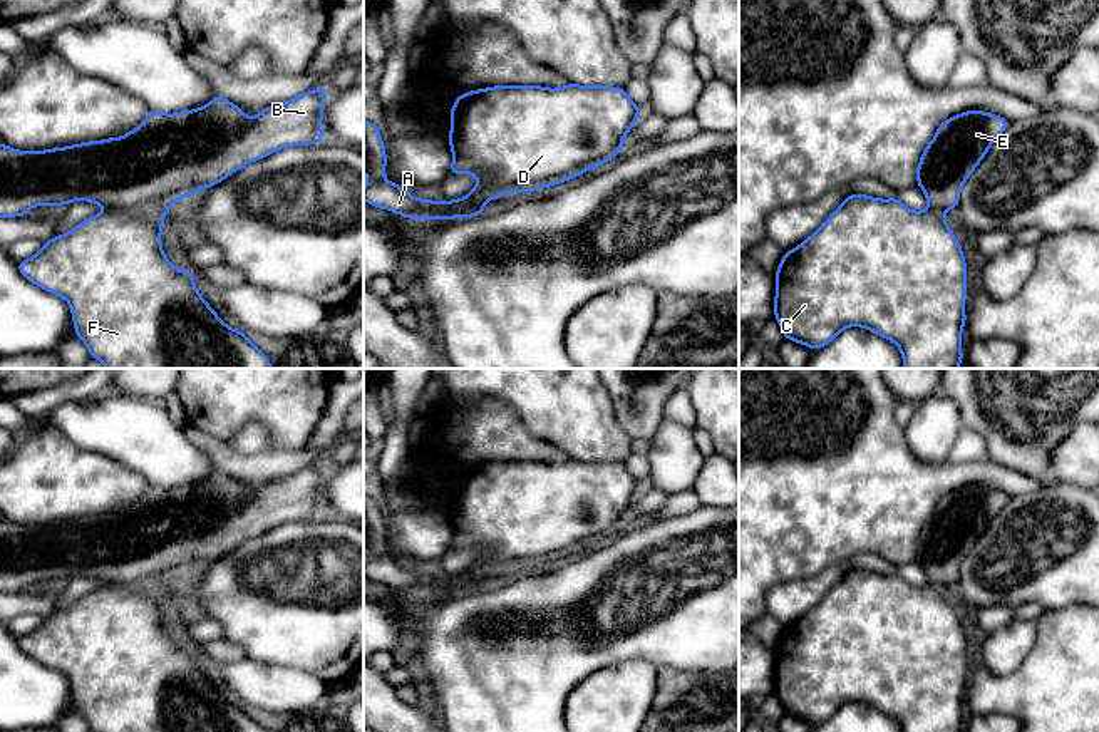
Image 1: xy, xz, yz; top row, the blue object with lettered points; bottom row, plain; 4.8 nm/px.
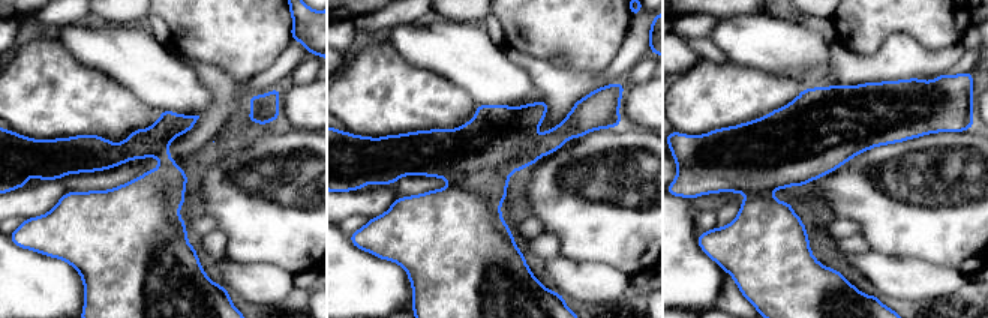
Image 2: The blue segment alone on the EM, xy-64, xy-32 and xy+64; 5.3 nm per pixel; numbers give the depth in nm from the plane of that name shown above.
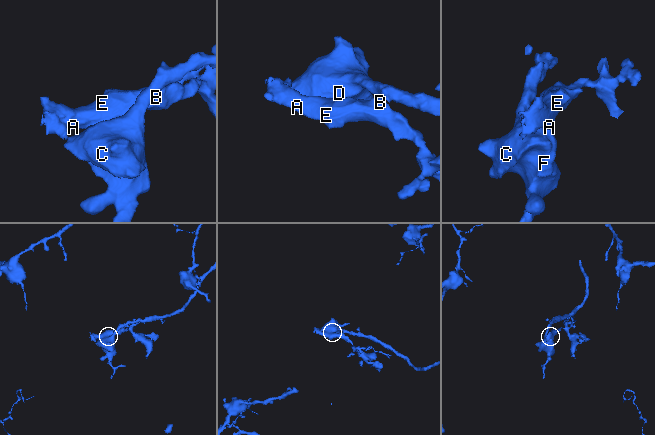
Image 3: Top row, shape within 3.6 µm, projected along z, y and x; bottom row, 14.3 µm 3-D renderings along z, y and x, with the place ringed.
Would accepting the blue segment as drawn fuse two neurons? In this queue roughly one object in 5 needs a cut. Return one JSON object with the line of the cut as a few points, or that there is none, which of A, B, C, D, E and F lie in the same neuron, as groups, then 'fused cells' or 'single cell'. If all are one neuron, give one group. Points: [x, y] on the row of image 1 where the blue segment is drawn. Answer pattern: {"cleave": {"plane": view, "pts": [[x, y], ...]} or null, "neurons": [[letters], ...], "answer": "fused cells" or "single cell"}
{"cleave": {"plane": "xy", "pts": [[170, 205], [143, 210], [108, 210]]}, "neurons": [["A", "B", "E"], ["C", "D", "F"]], "answer": "fused cells"}

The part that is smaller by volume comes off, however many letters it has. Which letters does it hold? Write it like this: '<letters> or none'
A, B, E

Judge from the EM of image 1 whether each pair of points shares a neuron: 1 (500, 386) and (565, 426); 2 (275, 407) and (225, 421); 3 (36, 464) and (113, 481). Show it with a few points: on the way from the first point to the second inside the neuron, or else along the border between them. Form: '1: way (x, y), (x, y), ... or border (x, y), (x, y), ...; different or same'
1: way (516, 386), (525, 386), (548, 409); same
2: way (263, 407), (237, 409); same
3: way (54, 481), (94, 481); same

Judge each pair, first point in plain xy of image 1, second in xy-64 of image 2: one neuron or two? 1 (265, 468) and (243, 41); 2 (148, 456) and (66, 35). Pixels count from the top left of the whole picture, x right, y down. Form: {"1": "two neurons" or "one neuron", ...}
{"1": "two neurons", "2": "one neuron"}

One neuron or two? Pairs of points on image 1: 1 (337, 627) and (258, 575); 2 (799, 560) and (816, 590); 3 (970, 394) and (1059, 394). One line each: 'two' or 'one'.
1: one
2: two
3: one

